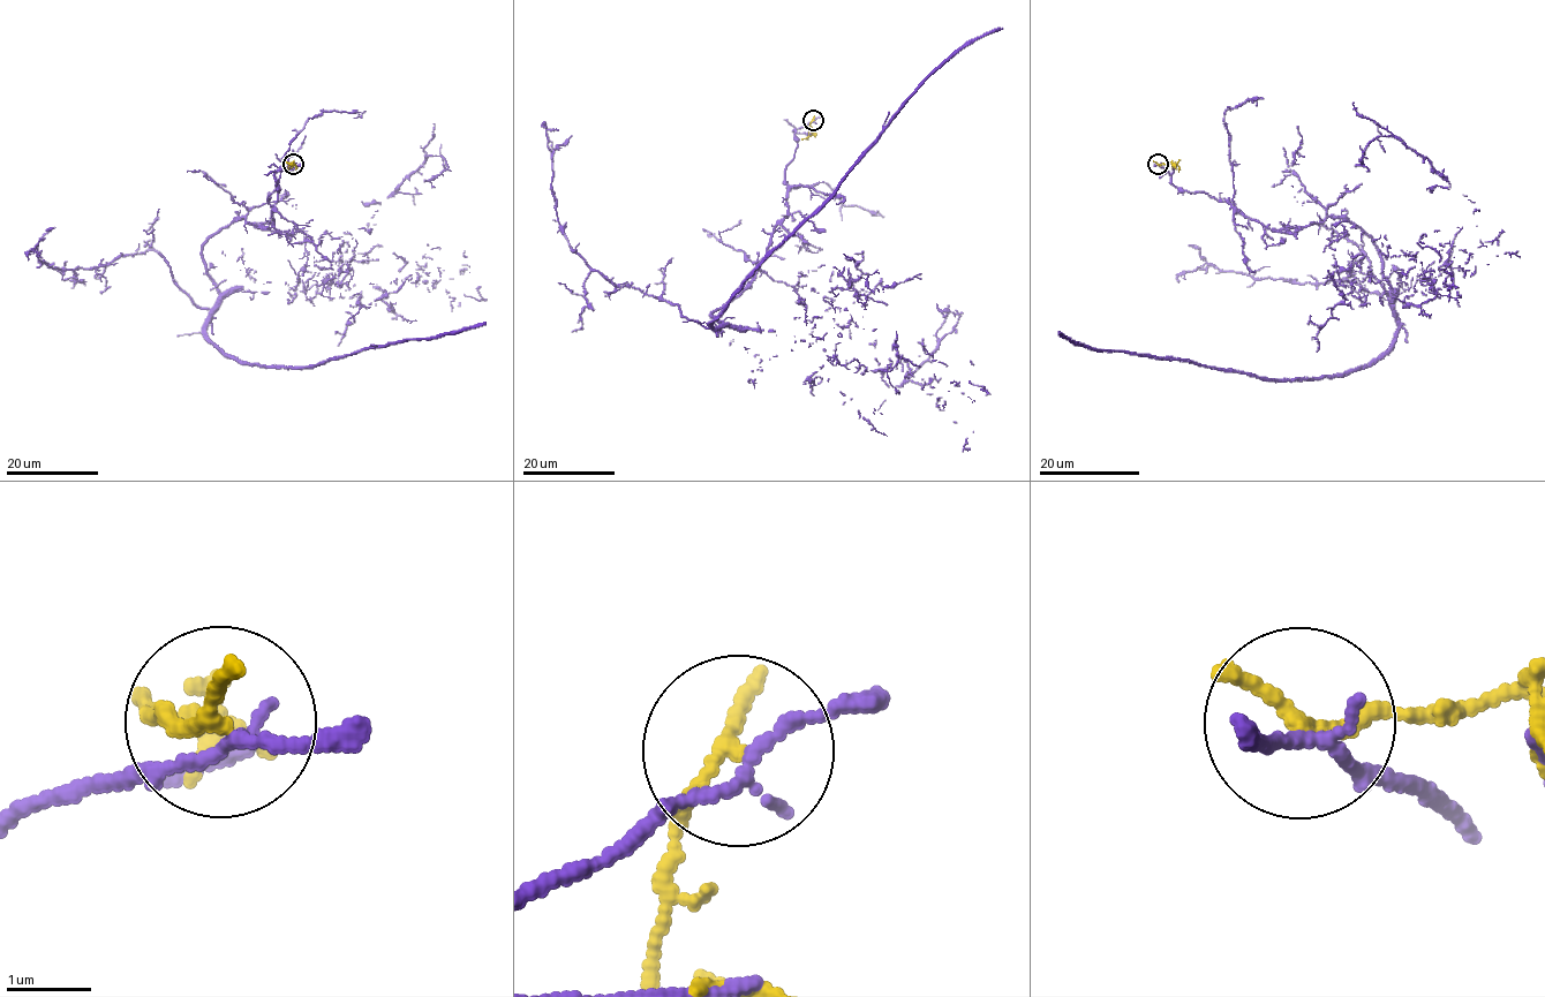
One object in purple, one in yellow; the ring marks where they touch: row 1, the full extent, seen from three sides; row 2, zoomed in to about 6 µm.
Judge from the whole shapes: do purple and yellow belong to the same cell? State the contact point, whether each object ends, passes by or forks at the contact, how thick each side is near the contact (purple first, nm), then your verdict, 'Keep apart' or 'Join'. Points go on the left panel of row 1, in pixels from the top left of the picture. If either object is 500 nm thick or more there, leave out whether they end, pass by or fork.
Place: (293, 164). At the ring purple passes by. At the ring yellow passes by. Thickness 140 nm (purple) against 160 nm. Keep apart

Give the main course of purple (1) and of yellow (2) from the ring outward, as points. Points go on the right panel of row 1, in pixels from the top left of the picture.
1: (1158, 165), (1268, 229), (1347, 217), (1393, 296), (1483, 244), (1475, 202), (1394, 136), (1365, 148), (1366, 171)
2: (1158, 164), (1175, 163), (1177, 168)

